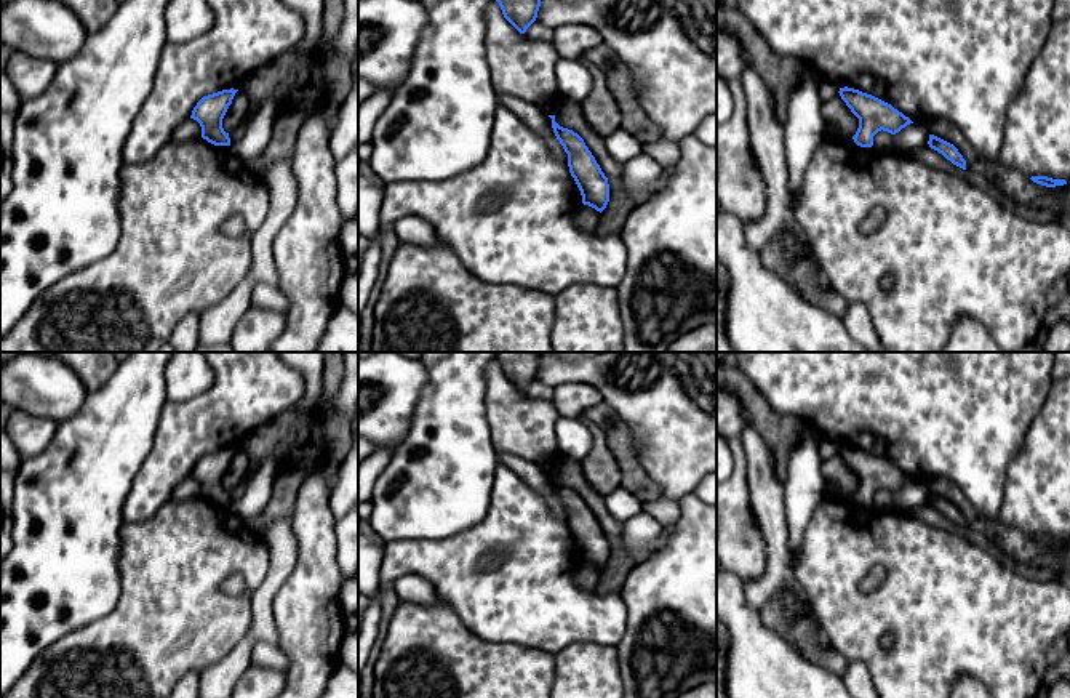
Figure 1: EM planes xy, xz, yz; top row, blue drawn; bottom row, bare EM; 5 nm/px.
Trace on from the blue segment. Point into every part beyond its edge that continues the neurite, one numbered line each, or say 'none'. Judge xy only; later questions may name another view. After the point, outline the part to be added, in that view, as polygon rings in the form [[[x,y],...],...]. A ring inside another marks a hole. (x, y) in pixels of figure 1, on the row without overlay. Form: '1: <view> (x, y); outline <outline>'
none

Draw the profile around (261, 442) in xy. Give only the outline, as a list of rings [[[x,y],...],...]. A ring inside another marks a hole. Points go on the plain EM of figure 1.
[[[323,352],[323,389],[315,410],[297,411],[289,408],[246,434],[240,448],[251,459],[262,461],[277,455],[283,461],[269,504],[248,524],[256,535],[262,536],[270,522],[294,514],[294,503],[305,469],[326,456],[325,424],[344,373],[342,352]]]

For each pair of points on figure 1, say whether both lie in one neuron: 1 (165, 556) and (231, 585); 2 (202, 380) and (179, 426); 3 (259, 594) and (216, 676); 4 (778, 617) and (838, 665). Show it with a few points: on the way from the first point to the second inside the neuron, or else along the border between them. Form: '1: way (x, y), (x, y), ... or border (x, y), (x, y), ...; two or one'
1: border (219, 586), (231, 594), (242, 594), (245, 591); two
2: border (211, 369), (205, 391), (167, 401); two
3: way (261, 615), (261, 629), (237, 658); one
4: way (792, 628), (824, 657); one

